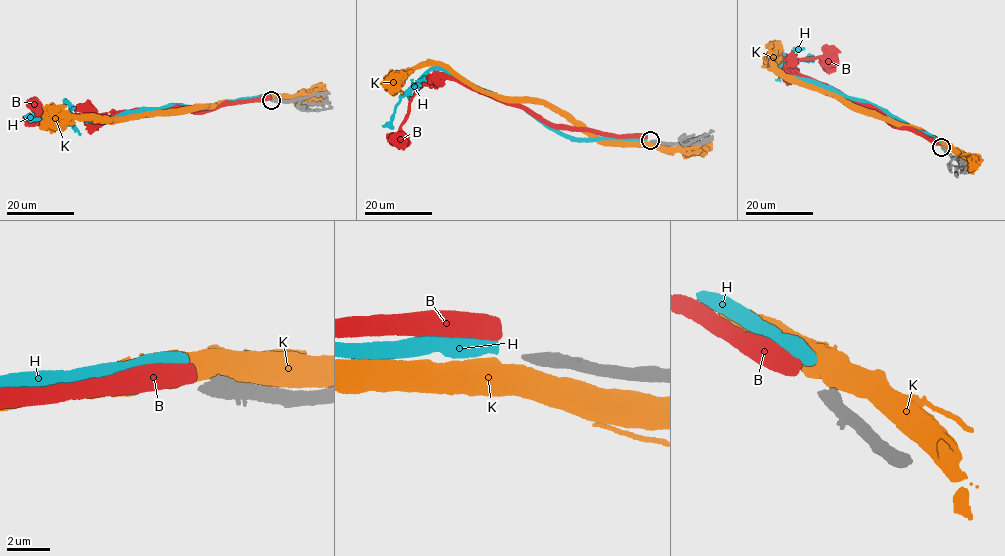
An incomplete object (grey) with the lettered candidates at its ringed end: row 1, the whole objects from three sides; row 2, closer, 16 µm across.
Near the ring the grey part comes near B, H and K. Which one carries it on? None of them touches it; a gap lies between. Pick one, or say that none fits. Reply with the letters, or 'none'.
none

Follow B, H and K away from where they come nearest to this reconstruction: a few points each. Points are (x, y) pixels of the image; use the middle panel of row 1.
B: (647, 138), (620, 138), (557, 128), (523, 108), (506, 104), (455, 79), (438, 76)
H: (646, 140), (572, 141), (512, 102), (439, 69), (428, 70), (410, 87), (390, 121), (382, 126)
K: (648, 142), (598, 143), (545, 105), (506, 102), (479, 91), (438, 64), (400, 73), (383, 87)

